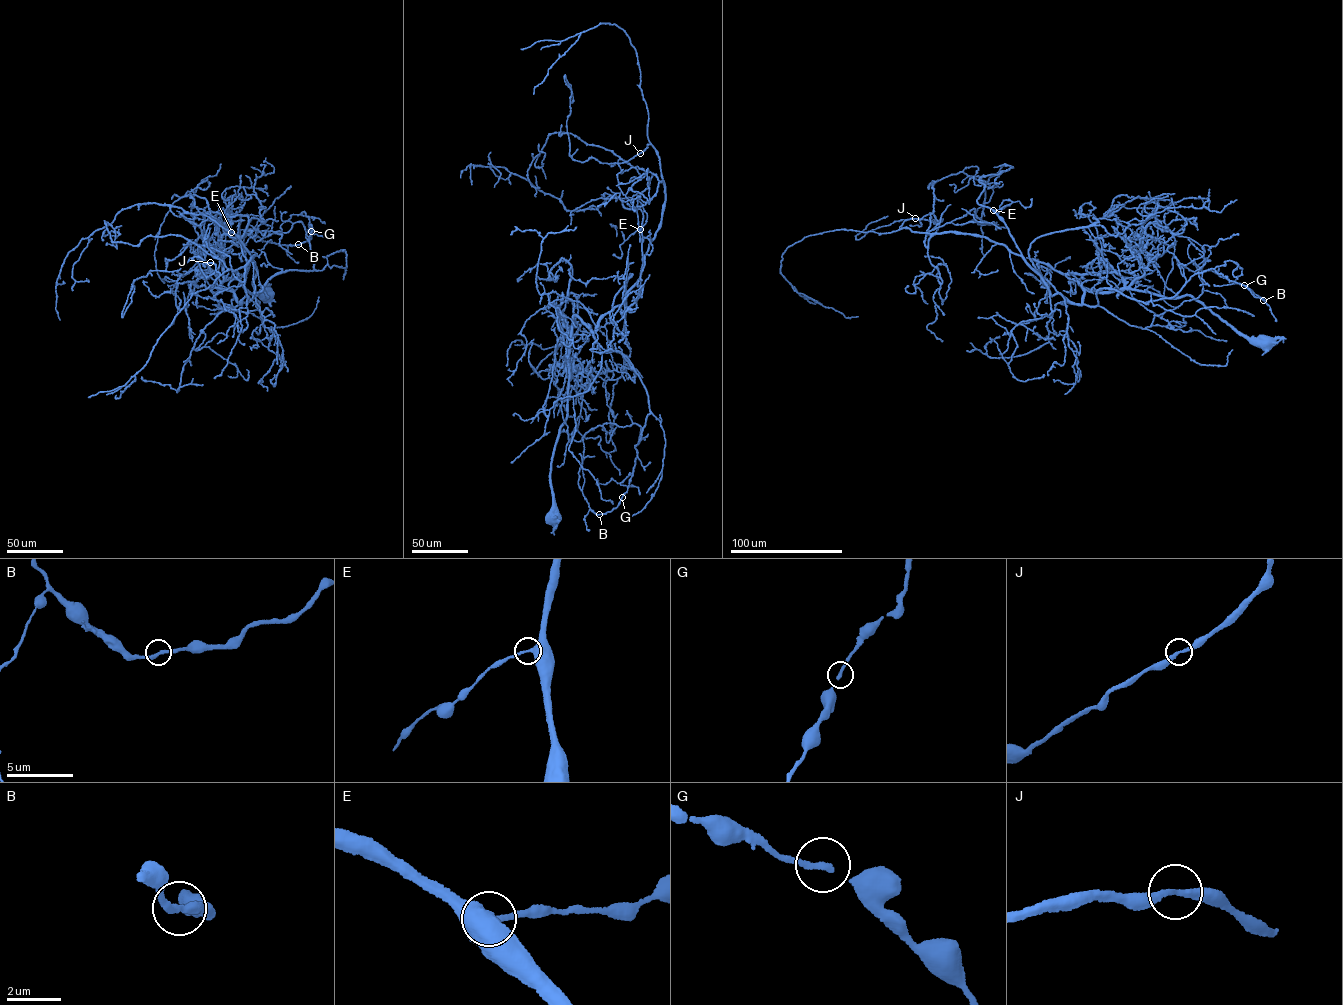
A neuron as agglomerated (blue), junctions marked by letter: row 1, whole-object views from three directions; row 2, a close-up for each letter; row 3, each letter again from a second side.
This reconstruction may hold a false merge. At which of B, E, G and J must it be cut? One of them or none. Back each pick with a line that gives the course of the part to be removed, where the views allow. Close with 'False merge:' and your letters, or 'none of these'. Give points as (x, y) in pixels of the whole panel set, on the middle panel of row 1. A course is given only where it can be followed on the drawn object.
False merge: none of these

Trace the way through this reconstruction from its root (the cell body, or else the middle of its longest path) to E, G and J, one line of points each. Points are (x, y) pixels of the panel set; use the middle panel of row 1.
E: (554, 514), (551, 466), (567, 414), (573, 316), (593, 332), (600, 319), (623, 302), (642, 269), (640, 229)
G: (554, 514), (551, 466), (567, 414), (574, 316), (600, 350), (625, 356), (647, 396), (651, 413), (622, 497)
J: (554, 514), (573, 316), (593, 332), (623, 302), (660, 222), (657, 151), (640, 153)

